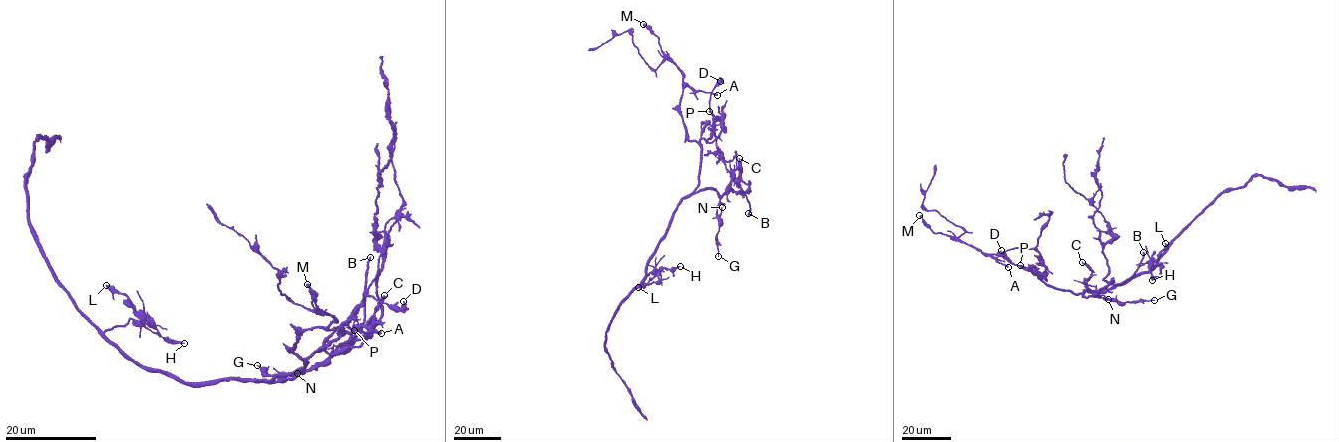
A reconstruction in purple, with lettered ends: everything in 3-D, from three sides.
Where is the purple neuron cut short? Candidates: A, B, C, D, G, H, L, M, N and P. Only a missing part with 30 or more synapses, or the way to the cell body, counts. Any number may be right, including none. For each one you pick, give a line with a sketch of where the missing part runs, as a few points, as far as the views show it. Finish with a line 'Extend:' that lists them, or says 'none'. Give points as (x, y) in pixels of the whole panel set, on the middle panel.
B: (748, 213), (743, 214), (739, 208), (735, 212), (727, 240)
Extend: B

